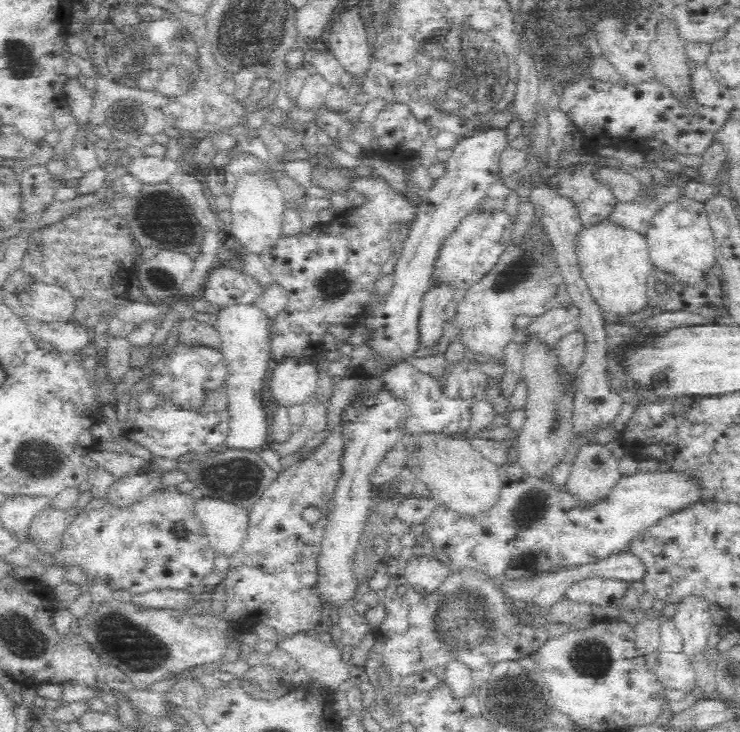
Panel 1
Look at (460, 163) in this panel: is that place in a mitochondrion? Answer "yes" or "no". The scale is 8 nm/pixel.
no

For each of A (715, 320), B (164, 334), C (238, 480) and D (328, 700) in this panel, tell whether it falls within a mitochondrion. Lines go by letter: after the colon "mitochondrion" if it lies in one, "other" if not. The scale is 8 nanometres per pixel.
A: other
B: other
C: mitochondrion
D: other

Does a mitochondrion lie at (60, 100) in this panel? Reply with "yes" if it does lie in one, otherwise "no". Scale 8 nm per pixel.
no

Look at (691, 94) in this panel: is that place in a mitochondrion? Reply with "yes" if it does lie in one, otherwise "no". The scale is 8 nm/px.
no

